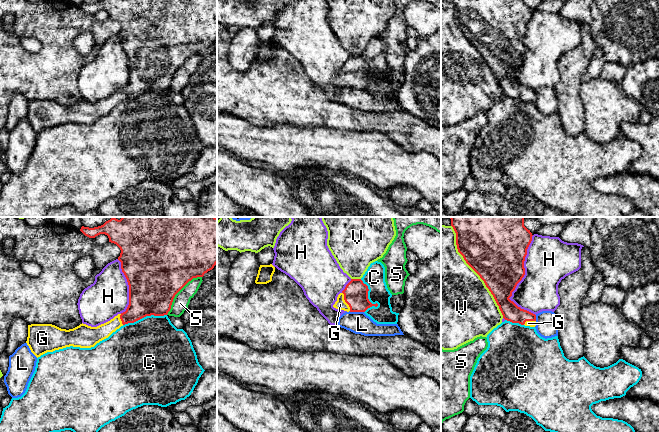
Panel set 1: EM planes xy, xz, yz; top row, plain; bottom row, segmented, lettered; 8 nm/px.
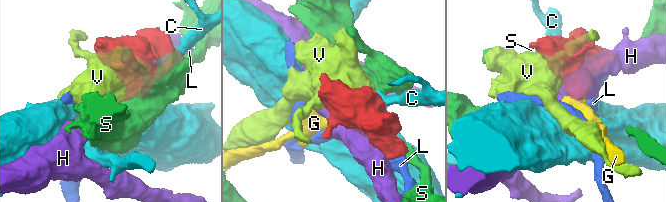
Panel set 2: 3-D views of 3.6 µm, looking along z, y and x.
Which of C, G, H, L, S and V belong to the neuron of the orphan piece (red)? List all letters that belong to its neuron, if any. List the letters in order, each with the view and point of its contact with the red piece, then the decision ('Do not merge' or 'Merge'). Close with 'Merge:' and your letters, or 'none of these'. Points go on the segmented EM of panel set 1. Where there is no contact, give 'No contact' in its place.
C: Touches red at xz (367, 296). Do not merge
G: Touches red at xz (345, 301). Merge
H: Touches red at yz (521, 279). Do not merge
L: Touches red at xz (356, 311). Do not merge
S: Touches red at xy (178, 291). Do not merge
V: Touches red at yz (474, 270). Do not merge
Merge: G

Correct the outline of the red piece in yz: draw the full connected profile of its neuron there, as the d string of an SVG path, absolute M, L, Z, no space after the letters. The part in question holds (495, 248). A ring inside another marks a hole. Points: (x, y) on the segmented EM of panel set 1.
M451 217L458 252L480 276L493 295L503 318L512 323L535 327L536 315L521 309L509 298L525 275L524 261L532 233L524 226L525 217Z

